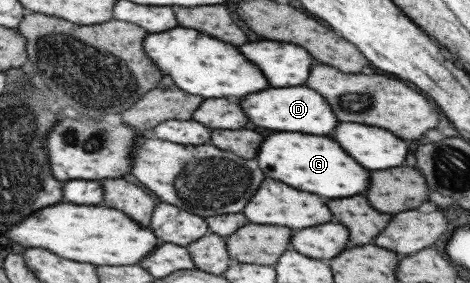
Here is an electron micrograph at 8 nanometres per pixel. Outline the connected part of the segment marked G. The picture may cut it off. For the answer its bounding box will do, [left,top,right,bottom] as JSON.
[255,133,369,199]

